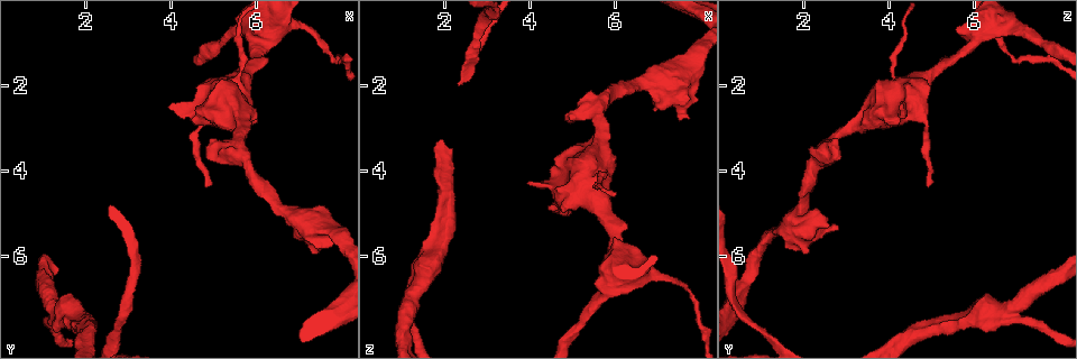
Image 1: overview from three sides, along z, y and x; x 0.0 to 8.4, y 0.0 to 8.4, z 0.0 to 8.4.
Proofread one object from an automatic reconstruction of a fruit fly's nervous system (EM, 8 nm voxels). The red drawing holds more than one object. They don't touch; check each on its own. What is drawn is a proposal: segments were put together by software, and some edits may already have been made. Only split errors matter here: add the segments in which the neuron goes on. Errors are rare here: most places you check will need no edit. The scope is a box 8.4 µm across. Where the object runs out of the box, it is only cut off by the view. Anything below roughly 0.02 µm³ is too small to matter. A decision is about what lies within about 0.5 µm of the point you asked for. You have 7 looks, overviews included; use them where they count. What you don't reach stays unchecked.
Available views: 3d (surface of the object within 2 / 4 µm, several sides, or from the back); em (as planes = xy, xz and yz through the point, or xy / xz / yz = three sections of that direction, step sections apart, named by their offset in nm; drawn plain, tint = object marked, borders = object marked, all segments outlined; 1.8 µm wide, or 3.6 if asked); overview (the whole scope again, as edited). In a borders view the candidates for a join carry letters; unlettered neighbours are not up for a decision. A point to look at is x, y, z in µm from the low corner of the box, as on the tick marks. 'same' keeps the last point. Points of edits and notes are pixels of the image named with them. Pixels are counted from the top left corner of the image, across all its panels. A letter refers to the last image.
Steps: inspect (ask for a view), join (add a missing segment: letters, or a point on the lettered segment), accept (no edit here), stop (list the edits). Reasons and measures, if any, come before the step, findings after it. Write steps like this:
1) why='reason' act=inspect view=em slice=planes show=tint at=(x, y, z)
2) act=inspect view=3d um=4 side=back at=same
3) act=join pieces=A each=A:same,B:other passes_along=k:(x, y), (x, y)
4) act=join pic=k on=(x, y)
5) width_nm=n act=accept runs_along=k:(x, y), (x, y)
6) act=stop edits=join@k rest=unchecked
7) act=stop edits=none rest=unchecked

why='branch stops here' act=inspect view=3d um=4 at=(7.75, 5.30, 2.80)

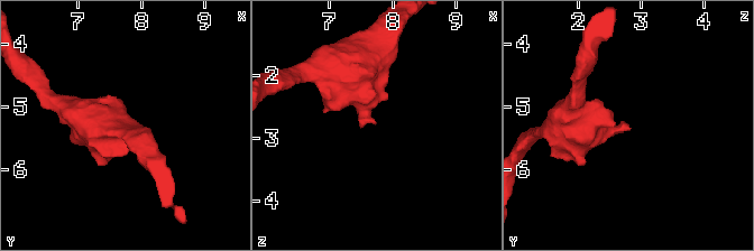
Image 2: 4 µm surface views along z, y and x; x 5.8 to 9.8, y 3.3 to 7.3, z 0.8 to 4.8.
act=inspect view=em um=3.6 slice=xy step=16 show=tint at=(7.70, 5.20, 2.75)

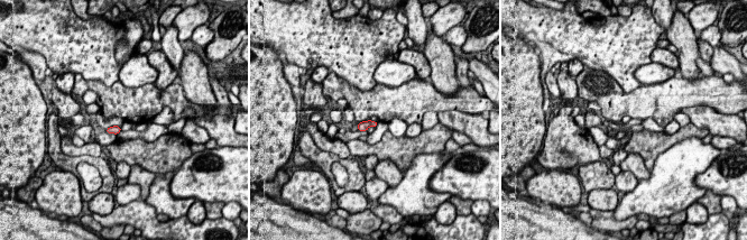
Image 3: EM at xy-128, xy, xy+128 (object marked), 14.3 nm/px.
act=inspect view=em um=3.6 slice=planes show=borders at=same

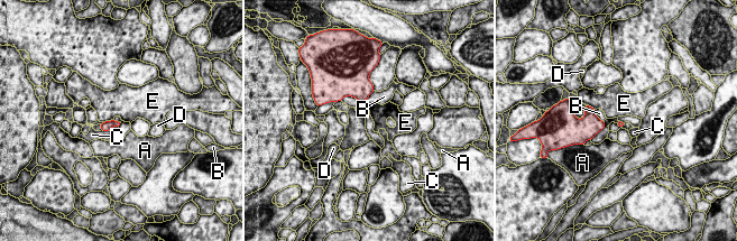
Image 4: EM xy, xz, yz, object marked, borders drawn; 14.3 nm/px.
act=accept each=A:other,B:other,C:other,D:other,E:other border=4:(112, 119), (102, 122) found='no lettered segment goes on from it'

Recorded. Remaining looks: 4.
why='long arm stops here' act=inspect view=em slice=yz step=8 show=tint at=(4.80, 4.30, 4.95)

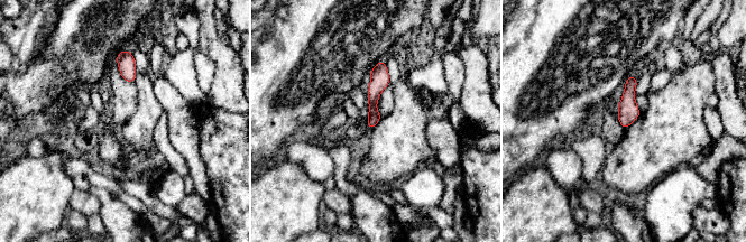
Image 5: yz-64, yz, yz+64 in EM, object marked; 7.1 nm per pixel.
act=inspect view=em slice=planes show=borders at=same

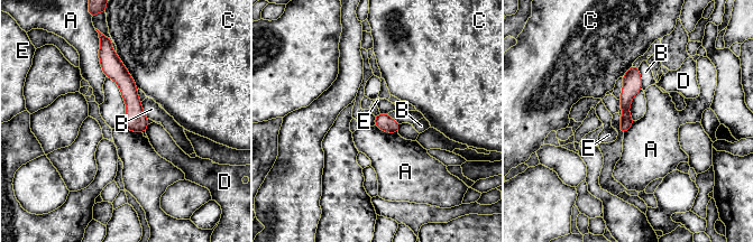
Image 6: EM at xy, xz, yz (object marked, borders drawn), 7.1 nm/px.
width_nm=90 act=accept each=A:other,B:other,C:other,D:other,E:other runs_along=6:(113, 57), (143, 129) found='none of them fits'

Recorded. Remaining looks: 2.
why='branch stops here' act=inspect view=em slice=xz step=4 show=tint at=(4.85, 2.00, 5.00)

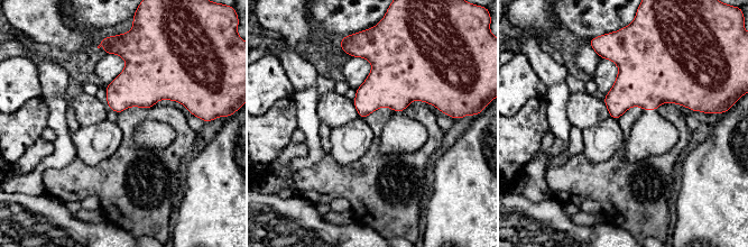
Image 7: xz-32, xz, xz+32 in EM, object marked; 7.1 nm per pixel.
act=inspect view=em slice=xy step=8 show=borders at=same

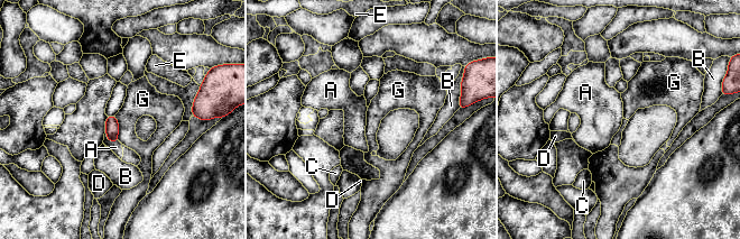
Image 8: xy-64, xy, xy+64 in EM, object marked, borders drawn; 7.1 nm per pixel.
act=accept each=A:other,B:other,C:other,D:other,E:other,G:other border=8:(114, 116), (118, 122), (119, 140) found='no lettered segment goes on from it'

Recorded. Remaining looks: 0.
act=stop edits=none rest=unchecked

